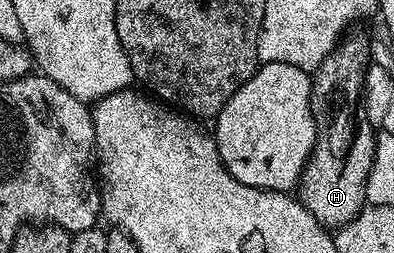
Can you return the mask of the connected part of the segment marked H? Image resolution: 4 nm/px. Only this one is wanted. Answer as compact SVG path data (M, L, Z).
M349 39L338 42L333 51L318 65L311 75L311 97L309 98L309 111L313 114L313 120L317 122L317 140L313 150L309 152L309 159L301 168L299 180L299 202L321 222L326 229L340 229L366 206L365 186L369 176L370 164L349 163L349 154L353 151L353 118L359 115L359 104L363 99L365 86L365 73L367 58L365 59L365 47L357 39Z

